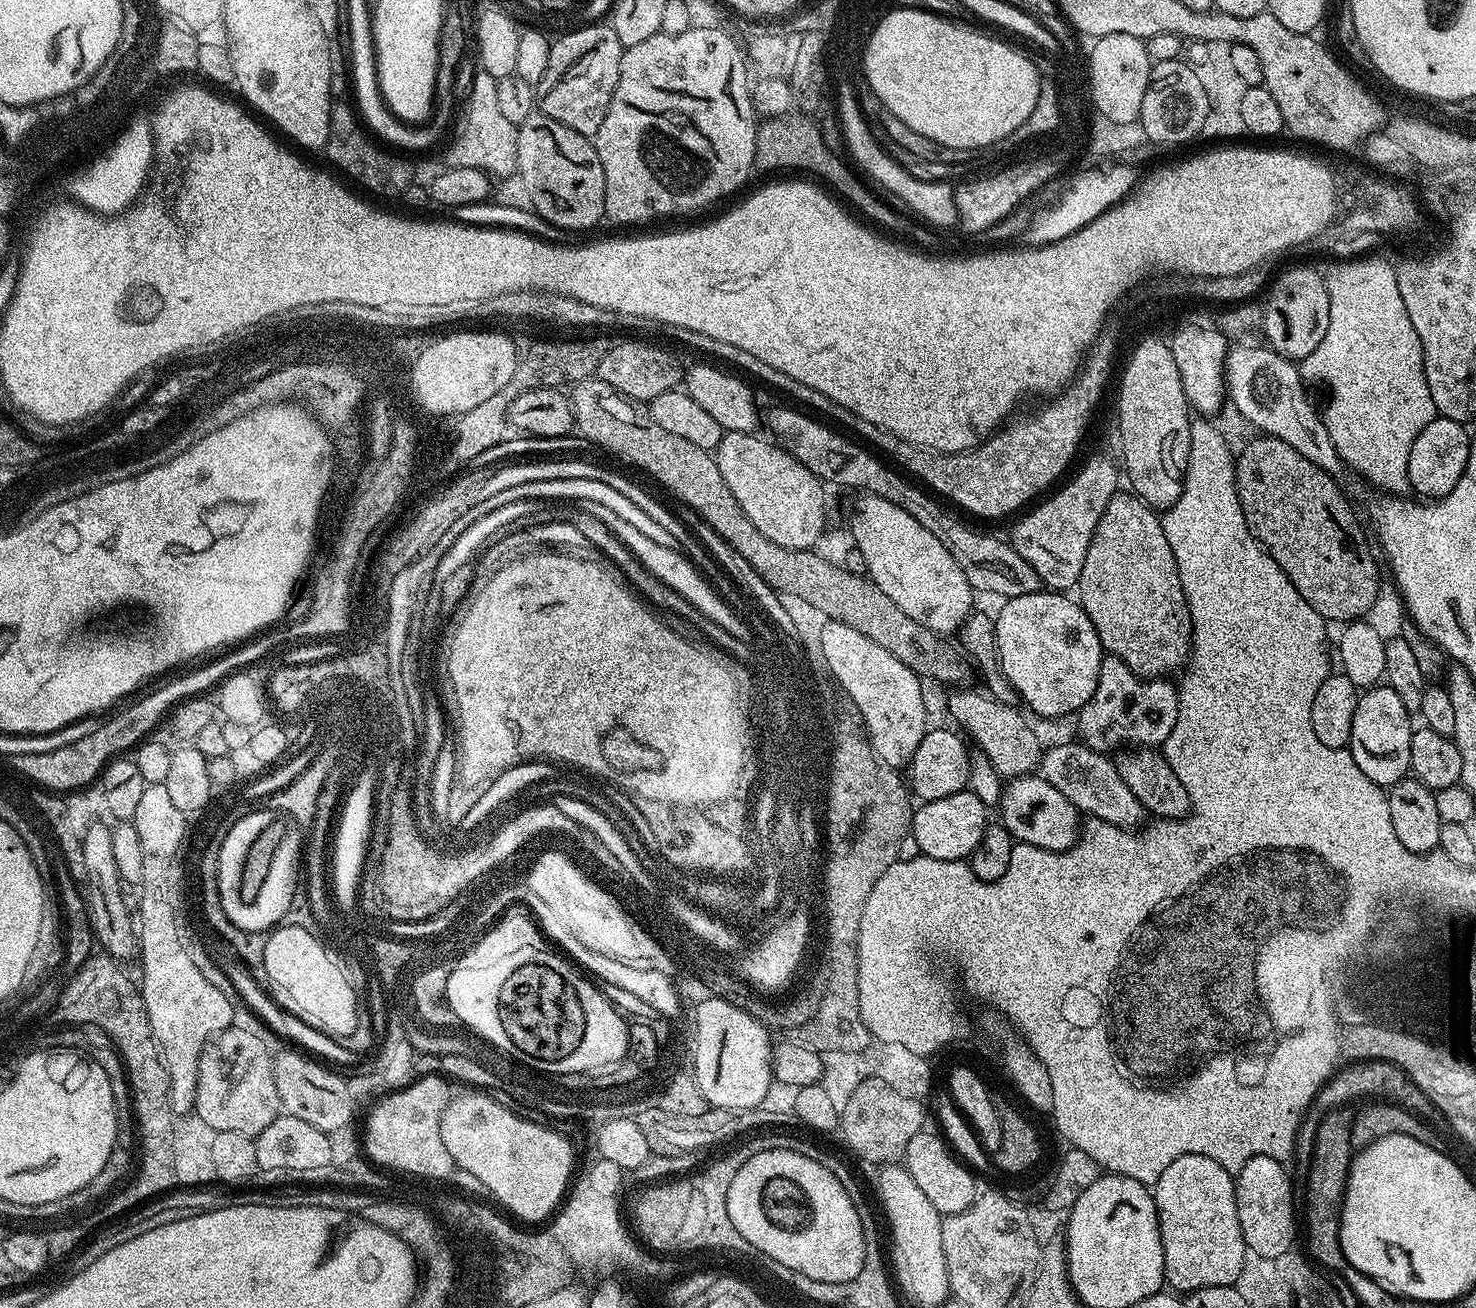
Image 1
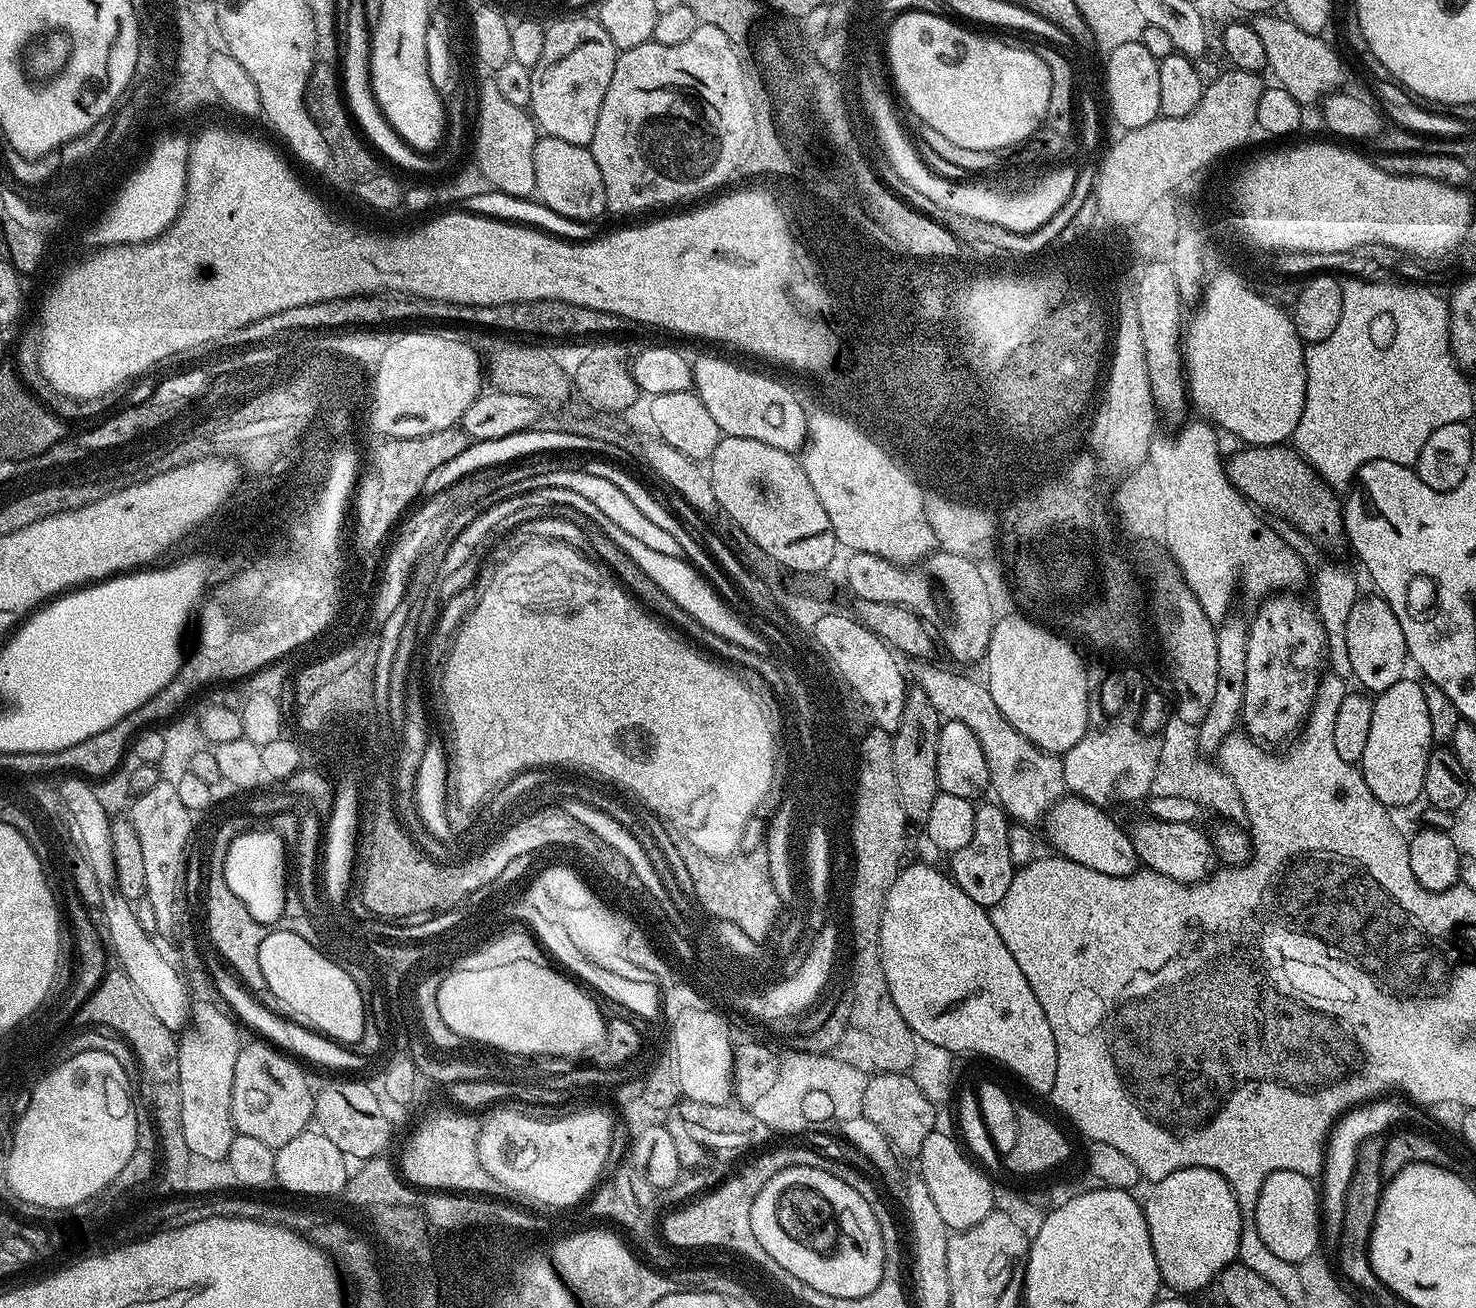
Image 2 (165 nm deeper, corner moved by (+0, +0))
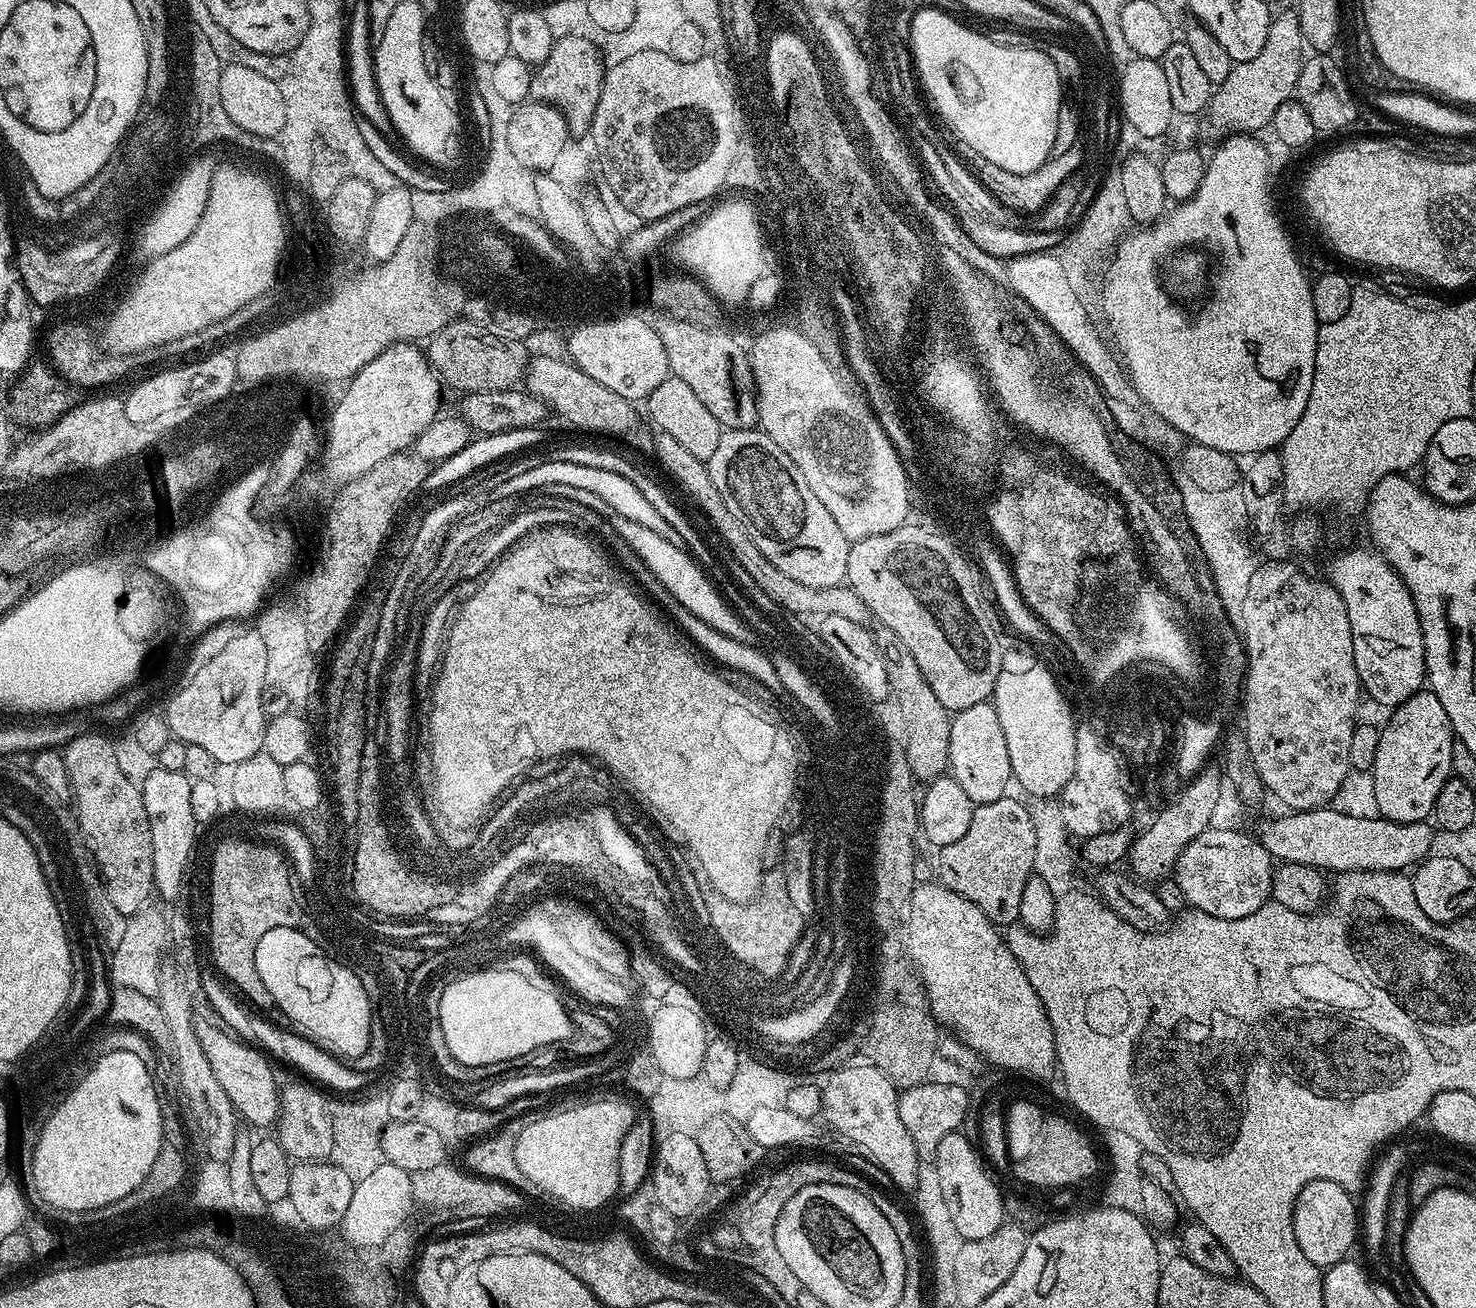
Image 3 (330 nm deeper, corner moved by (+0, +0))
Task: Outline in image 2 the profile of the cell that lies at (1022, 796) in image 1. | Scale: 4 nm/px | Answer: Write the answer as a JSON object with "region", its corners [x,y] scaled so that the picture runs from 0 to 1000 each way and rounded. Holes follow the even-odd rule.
{"region":[[[722,610],[710,620],[707,628],[707,639],[713,644],[712,651],[736,662],[739,667],[764,670],[770,666],[772,657],[768,650],[767,640],[756,631],[756,627],[749,619],[731,610]]]}

